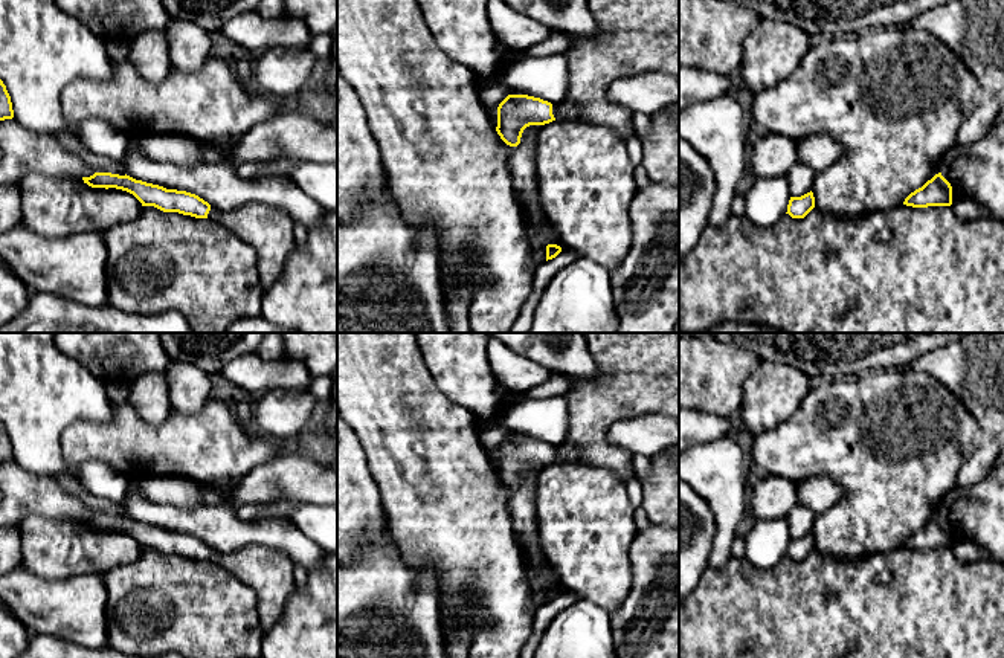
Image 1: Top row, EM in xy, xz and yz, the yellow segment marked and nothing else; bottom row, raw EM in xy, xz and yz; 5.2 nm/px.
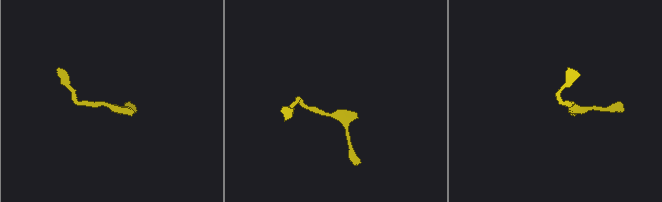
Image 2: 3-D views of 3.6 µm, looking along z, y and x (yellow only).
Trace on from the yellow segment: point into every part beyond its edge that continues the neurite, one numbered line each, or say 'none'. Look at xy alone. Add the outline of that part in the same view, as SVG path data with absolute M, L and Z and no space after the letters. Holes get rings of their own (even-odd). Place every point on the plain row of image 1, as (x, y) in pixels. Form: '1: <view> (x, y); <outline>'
1: xy (267, 571); M249 543L229 553L211 550L208 560L232 573L255 591L264 634L279 621L285 602L296 588L293 562L284 551Z

